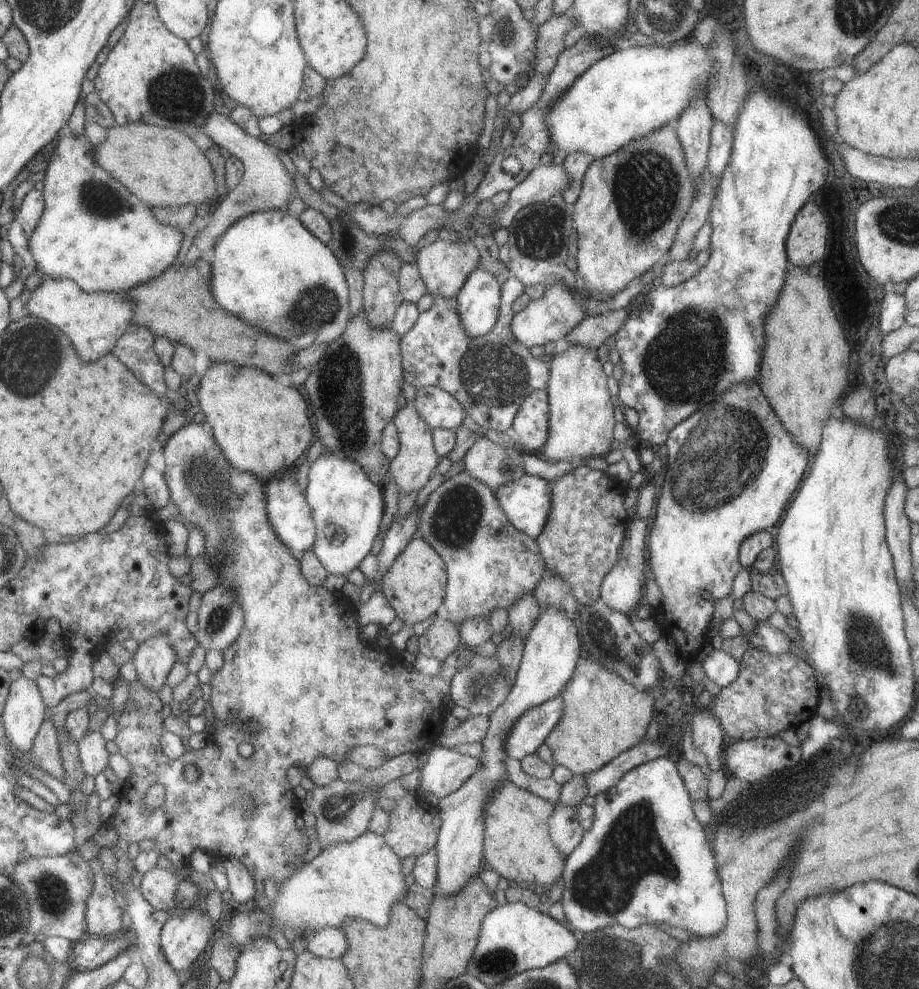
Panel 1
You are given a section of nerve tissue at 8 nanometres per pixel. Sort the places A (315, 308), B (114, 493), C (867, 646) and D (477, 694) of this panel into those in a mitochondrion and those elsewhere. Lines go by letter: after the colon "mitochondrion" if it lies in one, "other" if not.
A: mitochondrion
B: other
C: mitochondrion
D: mitochondrion

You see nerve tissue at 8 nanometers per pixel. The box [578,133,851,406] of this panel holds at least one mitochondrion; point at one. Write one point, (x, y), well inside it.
(686, 361)

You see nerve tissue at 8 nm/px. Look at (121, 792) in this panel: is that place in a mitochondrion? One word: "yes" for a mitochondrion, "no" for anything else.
no

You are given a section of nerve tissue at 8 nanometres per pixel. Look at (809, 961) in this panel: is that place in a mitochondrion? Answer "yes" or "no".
no

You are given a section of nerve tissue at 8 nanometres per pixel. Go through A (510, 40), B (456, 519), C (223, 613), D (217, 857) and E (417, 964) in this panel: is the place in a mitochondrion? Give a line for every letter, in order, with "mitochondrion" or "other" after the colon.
A: mitochondrion
B: mitochondrion
C: mitochondrion
D: other
E: other

